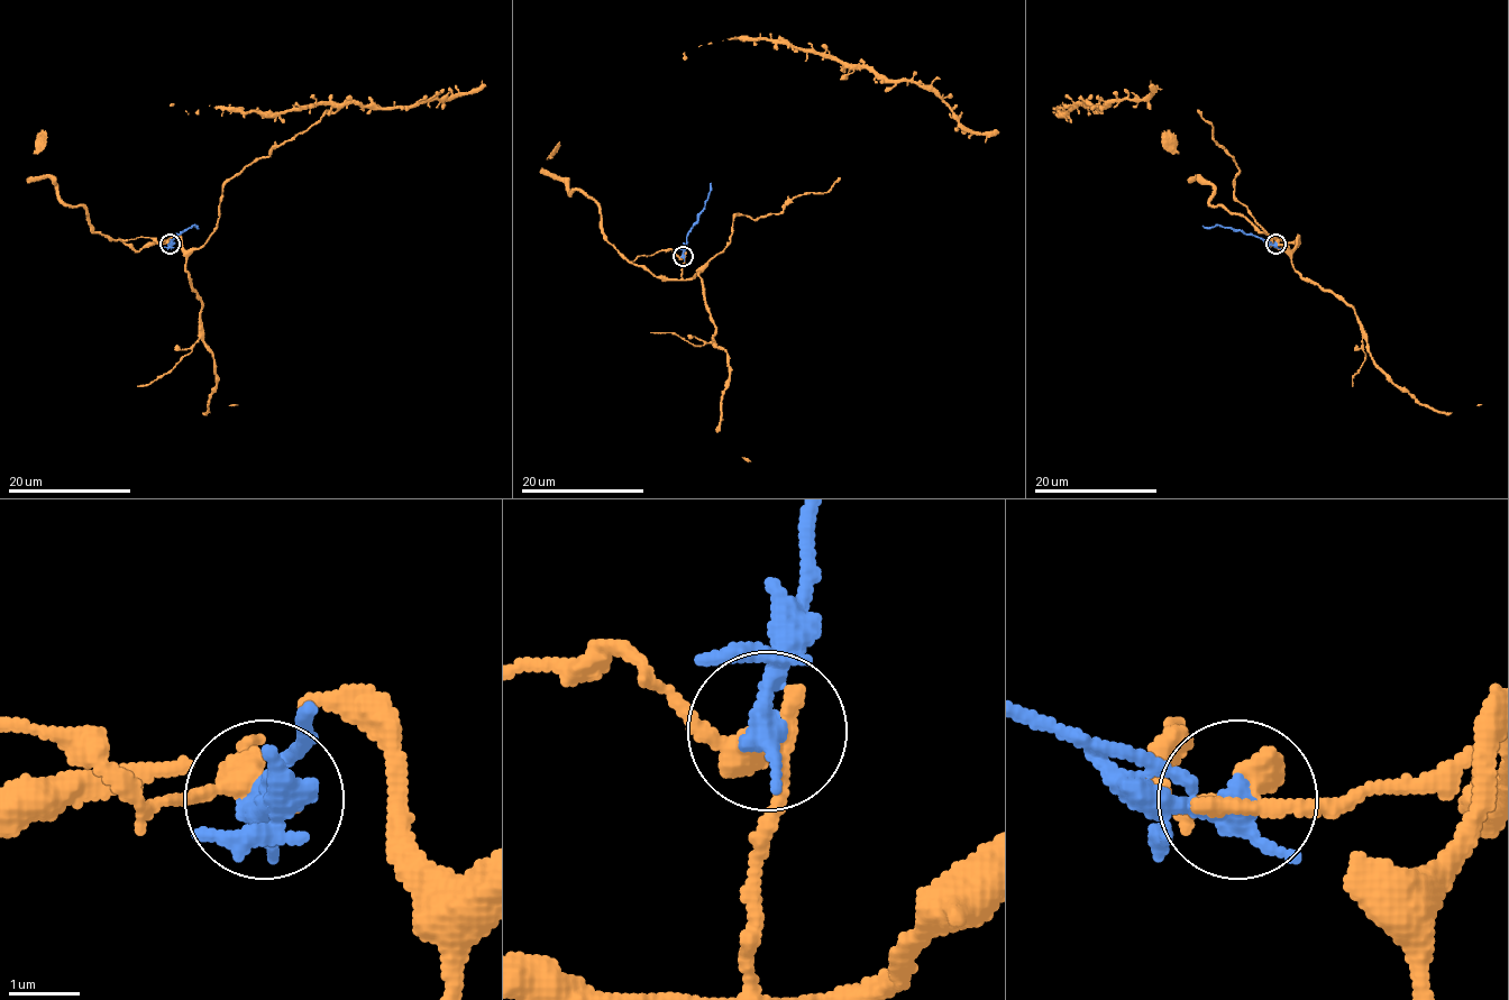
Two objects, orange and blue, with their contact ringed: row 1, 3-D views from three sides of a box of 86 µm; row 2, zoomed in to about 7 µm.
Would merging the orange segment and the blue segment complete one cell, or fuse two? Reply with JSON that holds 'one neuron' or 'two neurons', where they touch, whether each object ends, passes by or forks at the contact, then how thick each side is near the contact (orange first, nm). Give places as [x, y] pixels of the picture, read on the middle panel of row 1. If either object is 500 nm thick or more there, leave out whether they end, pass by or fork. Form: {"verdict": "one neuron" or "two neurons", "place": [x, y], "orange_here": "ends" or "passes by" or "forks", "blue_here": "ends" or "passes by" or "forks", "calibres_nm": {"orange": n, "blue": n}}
{"verdict": "two neurons", "place": [683, 256], "orange_here": "forks", "blue_here": "ends", "calibres_nm": {"orange": 280, "blue": 440}}

